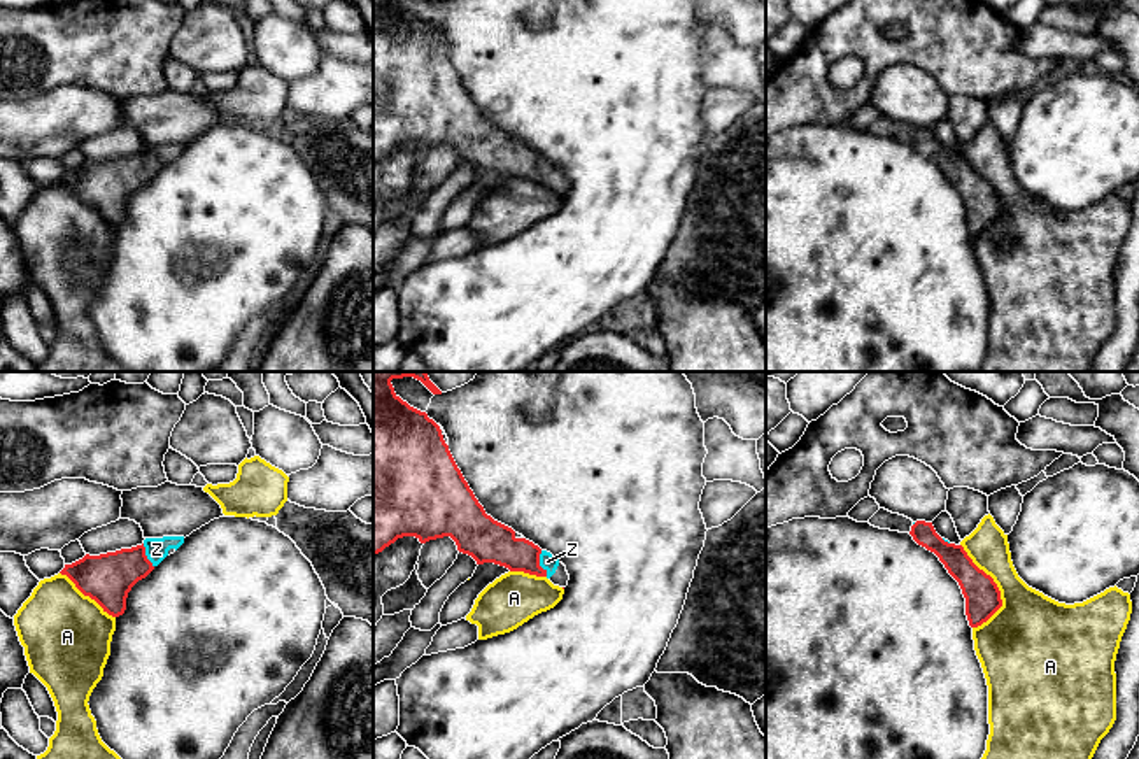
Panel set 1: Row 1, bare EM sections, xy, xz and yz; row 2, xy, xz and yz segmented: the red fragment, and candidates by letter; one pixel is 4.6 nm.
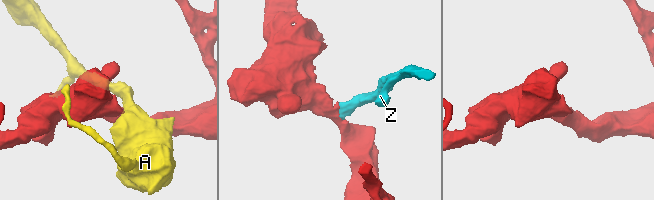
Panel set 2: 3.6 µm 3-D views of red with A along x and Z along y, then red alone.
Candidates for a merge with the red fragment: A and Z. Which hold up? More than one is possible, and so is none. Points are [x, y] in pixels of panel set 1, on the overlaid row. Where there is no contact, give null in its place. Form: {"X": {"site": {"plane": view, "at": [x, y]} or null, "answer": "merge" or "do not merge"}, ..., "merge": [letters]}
{"A": {"site": {"plane": "yz", "at": [996, 586]}, "answer": "do not merge"}, "Z": {"site": {"plane": "xz", "at": [538, 563]}, "answer": "merge"}, "merge": ["Z"]}

